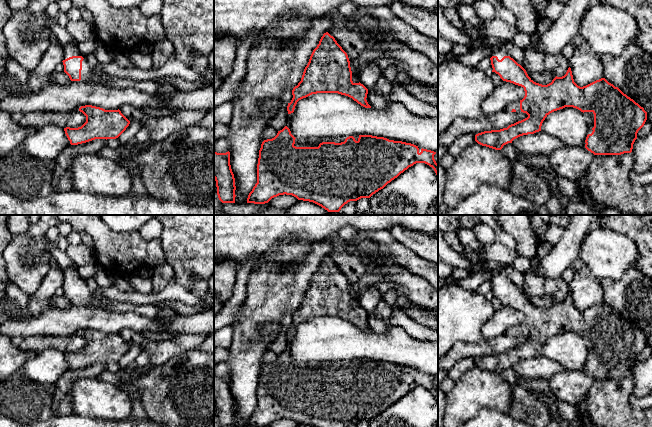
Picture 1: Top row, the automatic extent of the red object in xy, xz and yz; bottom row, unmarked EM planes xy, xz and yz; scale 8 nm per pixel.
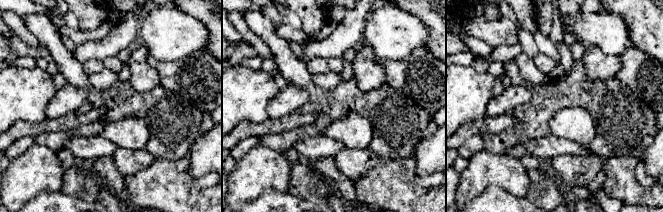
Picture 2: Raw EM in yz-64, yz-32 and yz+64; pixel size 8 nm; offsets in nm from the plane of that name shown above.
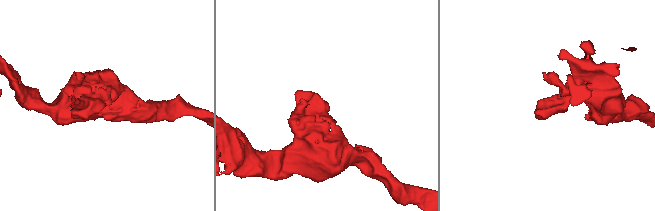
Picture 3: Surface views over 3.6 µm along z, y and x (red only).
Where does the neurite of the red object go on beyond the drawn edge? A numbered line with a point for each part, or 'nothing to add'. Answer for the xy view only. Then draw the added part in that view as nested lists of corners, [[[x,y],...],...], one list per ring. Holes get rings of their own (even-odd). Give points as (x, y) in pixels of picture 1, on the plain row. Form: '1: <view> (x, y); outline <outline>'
1: xy (70, 274); outline [[[74,265],[73,267],[63,270],[64,281],[63,284],[72,281],[72,280],[82,280],[84,283],[82,285],[82,294],[81,294],[81,304],[80,306],[87,306],[92,300],[92,292],[90,291],[85,280],[81,278],[78,273],[78,267]]]

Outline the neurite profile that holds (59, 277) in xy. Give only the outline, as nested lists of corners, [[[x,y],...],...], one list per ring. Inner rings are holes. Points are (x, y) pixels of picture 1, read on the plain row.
[[[50,269],[43,279],[39,289],[30,297],[26,308],[19,309],[13,316],[25,319],[38,316],[43,310],[52,306],[52,299],[56,290],[63,285],[64,275],[62,269]]]

